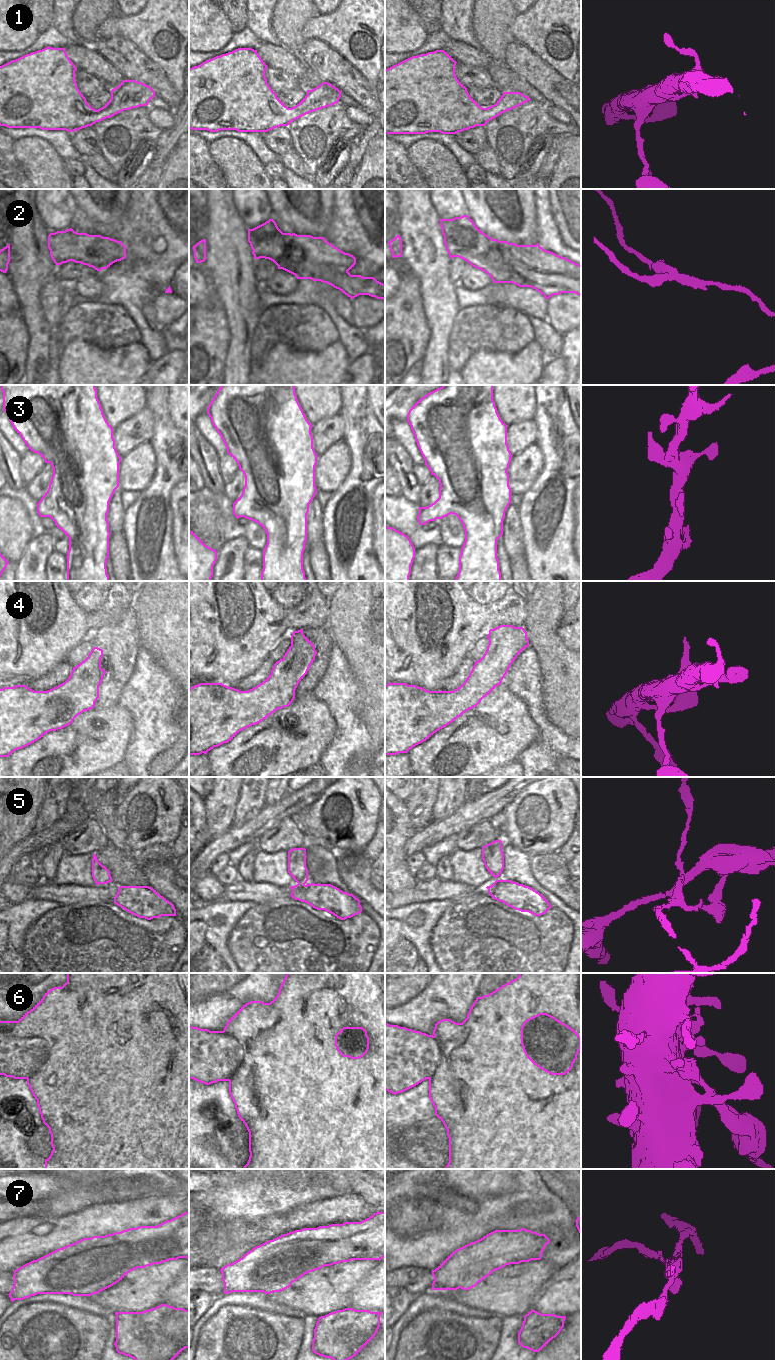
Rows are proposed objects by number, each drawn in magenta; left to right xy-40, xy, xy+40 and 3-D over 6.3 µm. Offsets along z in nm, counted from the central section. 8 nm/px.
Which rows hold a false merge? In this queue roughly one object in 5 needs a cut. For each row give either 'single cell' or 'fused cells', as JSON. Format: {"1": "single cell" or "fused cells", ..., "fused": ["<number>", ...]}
{"1": "single cell", "2": "fused cells", "3": "single cell", "4": "fused cells", "5": "fused cells", "6": "fused cells", "7": "fused cells", "fused": ["2", "4", "5", "6", "7"]}

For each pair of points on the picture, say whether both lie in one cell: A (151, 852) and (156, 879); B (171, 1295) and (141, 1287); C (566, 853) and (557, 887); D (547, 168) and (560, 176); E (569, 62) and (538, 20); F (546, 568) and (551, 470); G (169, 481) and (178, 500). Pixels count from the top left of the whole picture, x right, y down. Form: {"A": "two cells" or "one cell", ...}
{"A": "two cells", "B": "two cells", "C": "two cells", "D": "two cells", "E": "one cell", "F": "one cell", "G": "two cells"}

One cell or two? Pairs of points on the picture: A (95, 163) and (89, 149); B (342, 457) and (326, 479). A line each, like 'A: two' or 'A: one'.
A: two
B: one

